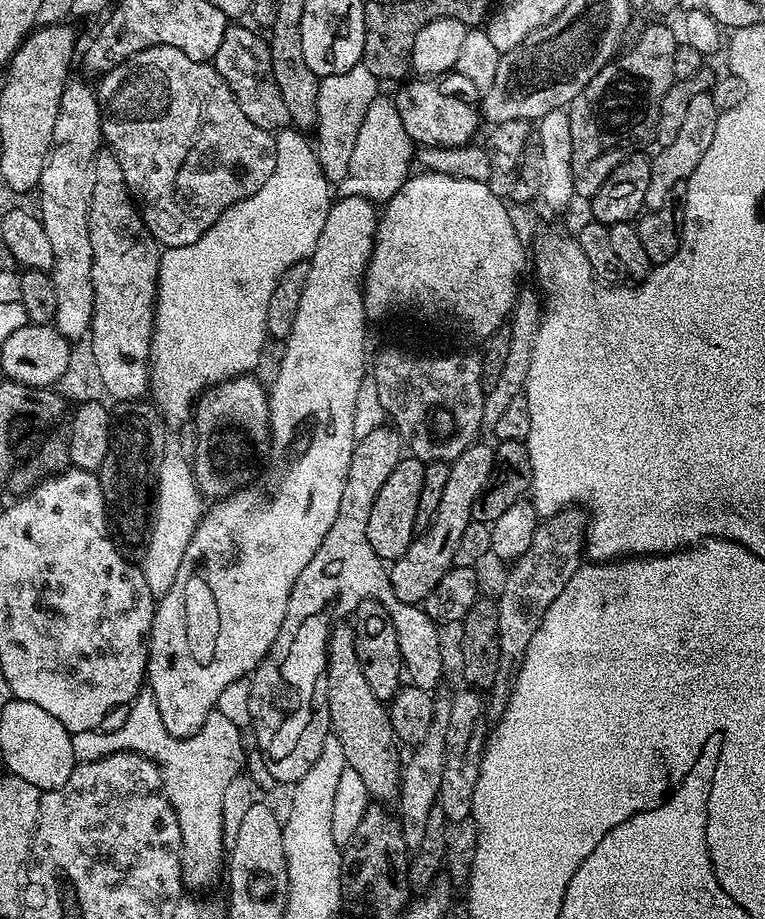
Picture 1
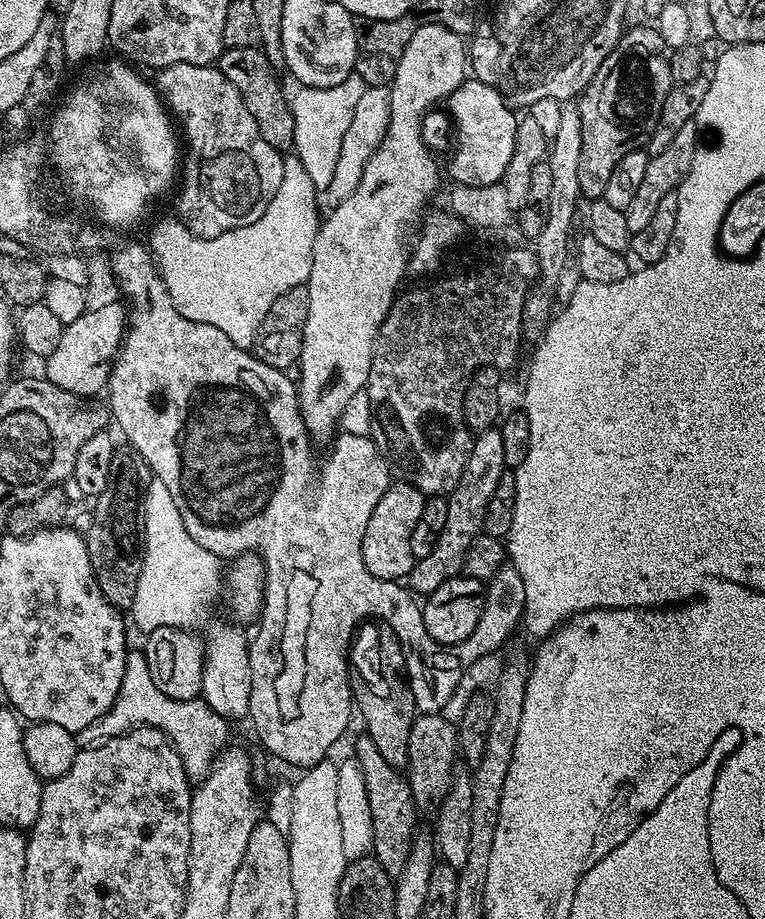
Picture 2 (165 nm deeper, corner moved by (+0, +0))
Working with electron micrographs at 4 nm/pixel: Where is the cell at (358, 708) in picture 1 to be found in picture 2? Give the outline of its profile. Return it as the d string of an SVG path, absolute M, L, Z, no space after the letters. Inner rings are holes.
M361 738L356 744L354 753L356 765L362 770L366 778L366 798L370 798L370 818L374 821L374 842L371 855L386 870L386 874L395 878L402 874L402 868L406 866L406 858L410 858L412 841L416 839L418 825L416 816L418 809L412 791L408 785L405 773L399 768L390 766L386 758L382 758L378 746L367 738Z

